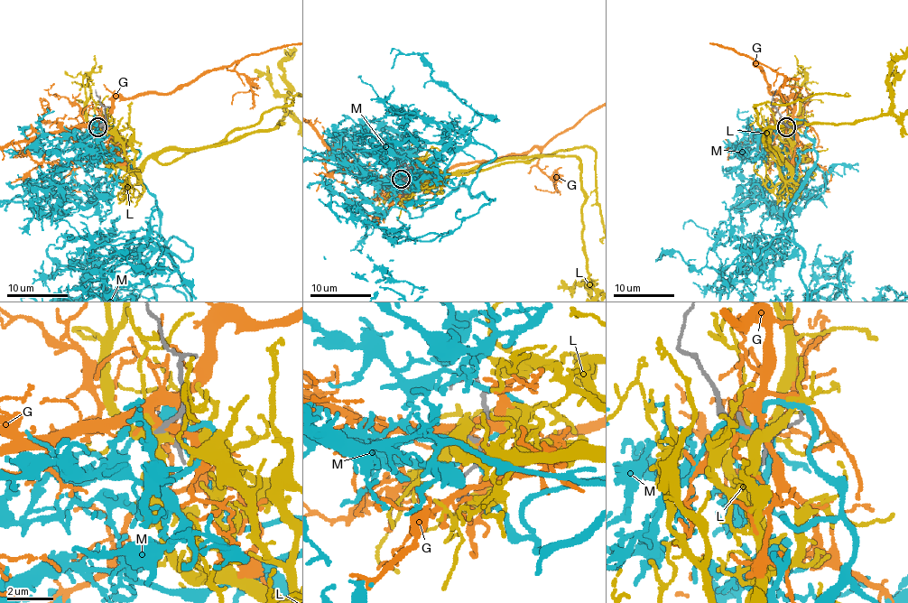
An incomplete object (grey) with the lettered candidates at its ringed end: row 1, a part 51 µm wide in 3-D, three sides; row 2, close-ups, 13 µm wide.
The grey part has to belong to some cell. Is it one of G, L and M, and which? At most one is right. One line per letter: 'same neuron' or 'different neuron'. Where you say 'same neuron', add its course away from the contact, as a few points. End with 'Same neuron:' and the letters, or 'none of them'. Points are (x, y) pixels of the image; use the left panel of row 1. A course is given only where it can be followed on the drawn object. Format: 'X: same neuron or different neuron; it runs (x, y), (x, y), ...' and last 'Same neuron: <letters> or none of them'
G: different neuron
L: same neuron
M: different neuron
Same neuron: L

